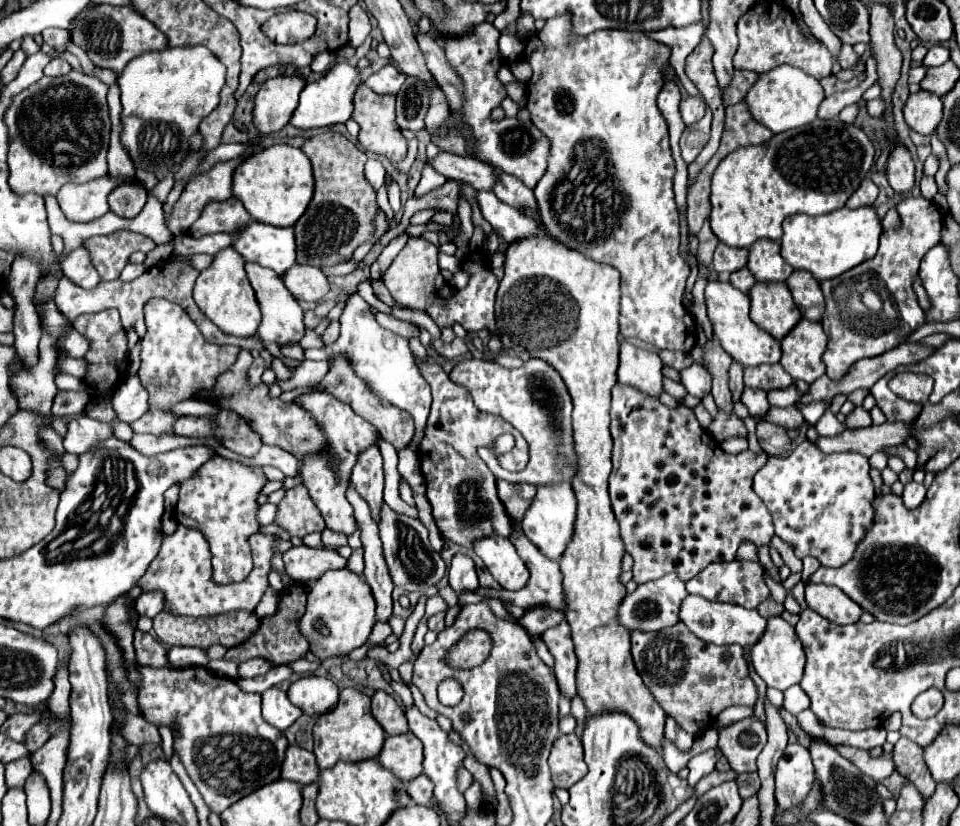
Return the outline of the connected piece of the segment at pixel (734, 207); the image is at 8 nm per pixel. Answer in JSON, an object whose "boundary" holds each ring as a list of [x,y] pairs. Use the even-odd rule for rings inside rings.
{"boundary":[[[817,118],[801,128],[775,134],[767,142],[767,148],[765,144],[737,148],[725,160],[721,160],[711,180],[711,230],[723,244],[729,244],[733,248],[749,248],[761,238],[779,240],[781,222],[787,216],[819,216],[845,206],[847,198],[859,188],[861,180],[869,174],[873,166],[873,152],[873,142],[857,126],[843,124],[839,118]]]}

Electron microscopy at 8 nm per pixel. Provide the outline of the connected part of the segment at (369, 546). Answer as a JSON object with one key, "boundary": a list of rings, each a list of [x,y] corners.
{"boundary":[[[349,486],[347,490],[347,500],[351,502],[353,510],[355,510],[355,520],[361,528],[361,542],[363,542],[363,550],[365,550],[365,570],[363,576],[367,580],[367,584],[373,590],[375,602],[377,602],[377,620],[379,622],[389,622],[393,616],[393,582],[381,552],[381,540],[377,536],[377,526],[373,524],[371,516],[369,516],[369,506],[359,500],[357,492],[353,492],[353,486]]]}

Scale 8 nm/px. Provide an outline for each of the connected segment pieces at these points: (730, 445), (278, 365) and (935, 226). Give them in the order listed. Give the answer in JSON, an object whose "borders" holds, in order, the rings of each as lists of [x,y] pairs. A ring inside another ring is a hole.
{"borders":[[[[736,436],[722,442],[720,447],[727,453],[738,454],[748,449],[748,439]]],[[[274,357],[271,367],[276,374],[276,378],[279,380],[289,380],[293,376],[293,372],[284,365],[280,358]]],[[[907,198],[897,206],[897,212],[901,214],[901,228],[885,230],[881,234],[879,252],[875,254],[875,258],[859,264],[857,268],[851,268],[837,280],[831,278],[821,282],[821,290],[827,304],[821,320],[823,330],[829,336],[831,320],[837,320],[843,330],[841,338],[829,338],[827,350],[823,354],[827,376],[833,380],[839,380],[841,374],[845,374],[853,362],[867,356],[879,356],[903,344],[905,338],[925,320],[923,310],[917,304],[915,292],[911,290],[911,282],[925,252],[941,240],[941,212],[931,200],[925,198]],[[865,290],[873,290],[881,298],[883,308],[879,312],[869,310],[861,302],[861,294]]]]}

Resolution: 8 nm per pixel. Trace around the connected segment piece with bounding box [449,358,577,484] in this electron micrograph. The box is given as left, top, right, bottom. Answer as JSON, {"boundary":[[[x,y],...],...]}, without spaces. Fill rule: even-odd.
{"boundary":[[[469,358],[469,360],[461,360],[449,376],[471,392],[473,402],[479,410],[497,414],[505,422],[513,424],[529,444],[529,464],[521,472],[503,470],[497,458],[500,454],[512,450],[515,444],[513,435],[503,434],[496,439],[495,446],[479,448],[479,456],[497,478],[509,482],[527,482],[527,484],[549,484],[549,482],[561,482],[573,478],[575,462],[577,462],[577,456],[573,452],[573,430],[571,430],[573,406],[561,376],[557,376],[557,372],[549,368],[549,364],[529,358],[523,364],[523,368],[507,370],[491,360]]]}

